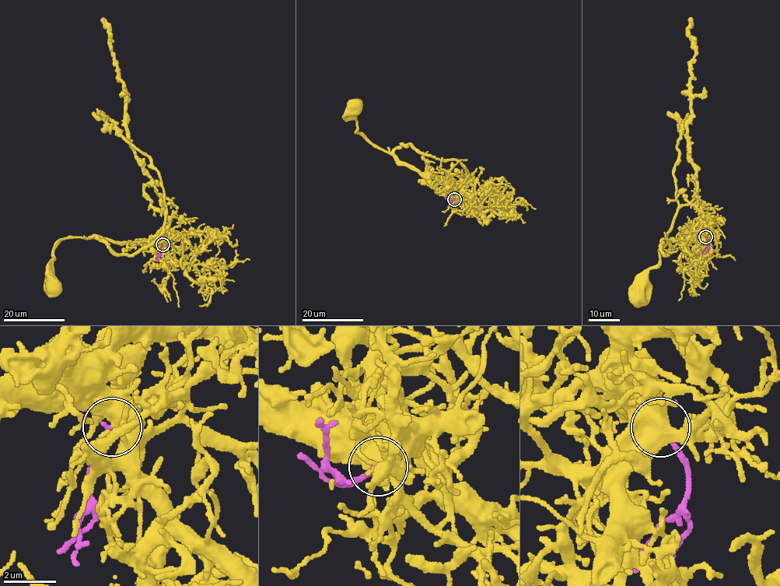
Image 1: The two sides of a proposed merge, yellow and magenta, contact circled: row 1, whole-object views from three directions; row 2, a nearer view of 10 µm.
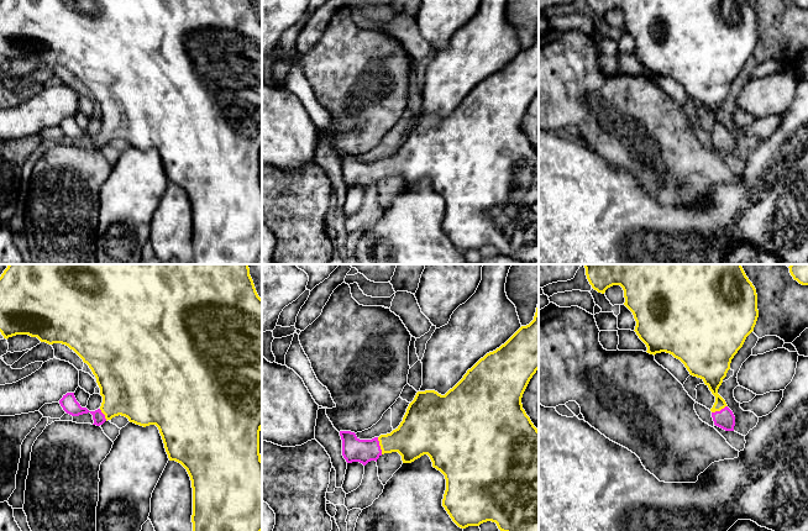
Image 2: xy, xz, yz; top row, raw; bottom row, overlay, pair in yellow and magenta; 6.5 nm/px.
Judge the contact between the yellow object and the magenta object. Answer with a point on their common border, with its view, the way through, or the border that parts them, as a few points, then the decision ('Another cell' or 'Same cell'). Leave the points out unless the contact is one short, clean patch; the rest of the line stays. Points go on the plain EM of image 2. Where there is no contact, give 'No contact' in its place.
Touches yellow at xz (379, 168). Path across: xz (416, 158), (410, 163), (379, 168), (371, 173), (353, 173). Same cell

